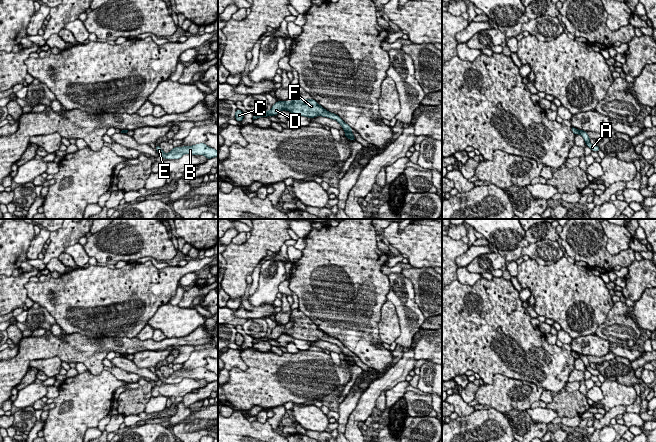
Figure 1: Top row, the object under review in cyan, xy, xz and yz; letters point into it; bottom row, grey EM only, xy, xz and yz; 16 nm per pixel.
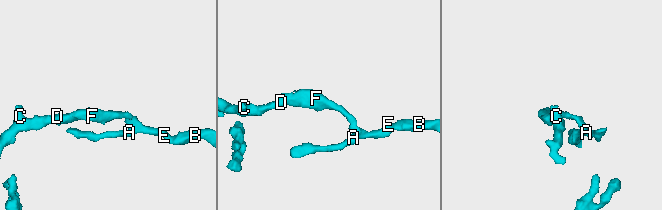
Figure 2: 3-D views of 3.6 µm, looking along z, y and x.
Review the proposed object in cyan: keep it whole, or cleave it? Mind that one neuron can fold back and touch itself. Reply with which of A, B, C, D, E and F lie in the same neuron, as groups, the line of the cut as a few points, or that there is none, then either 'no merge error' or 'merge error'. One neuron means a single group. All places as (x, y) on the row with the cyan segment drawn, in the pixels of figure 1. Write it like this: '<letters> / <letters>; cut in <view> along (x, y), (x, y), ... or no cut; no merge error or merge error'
A B E / C D F; cut in xz along (345, 131), (351, 133); merge error

